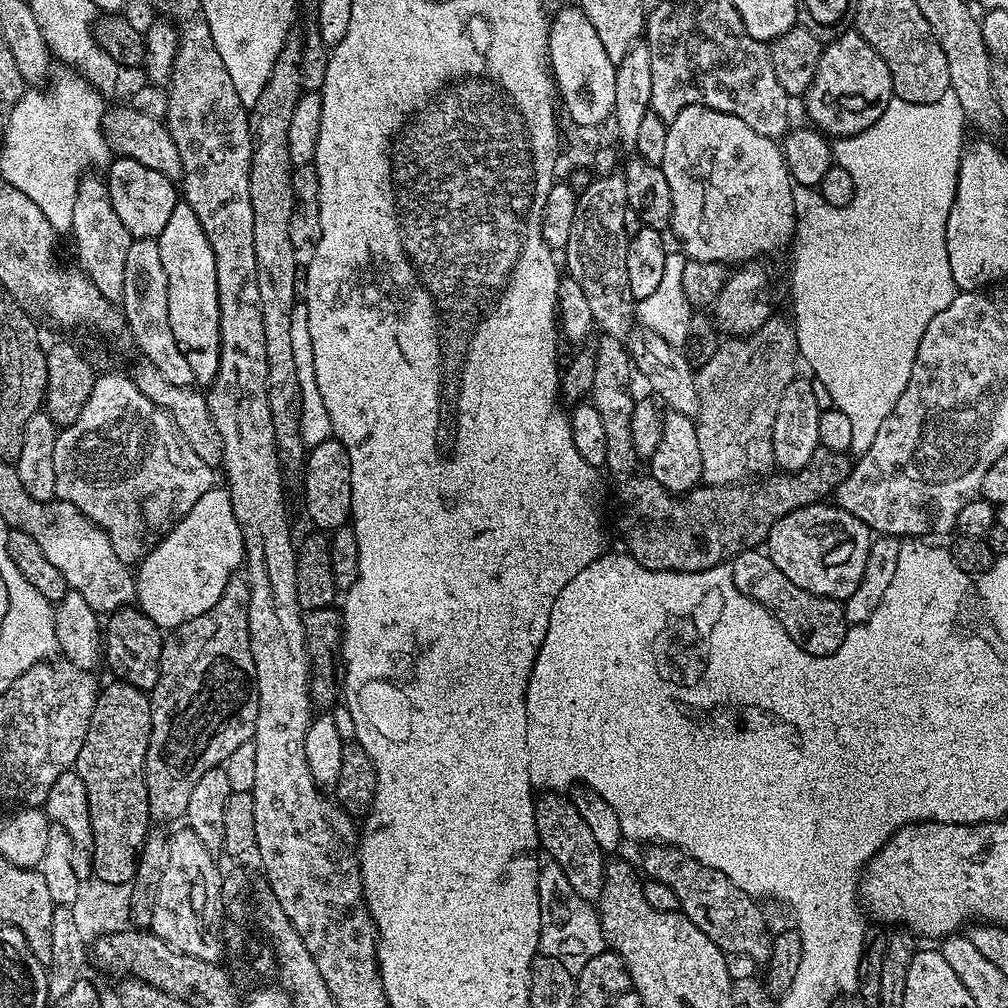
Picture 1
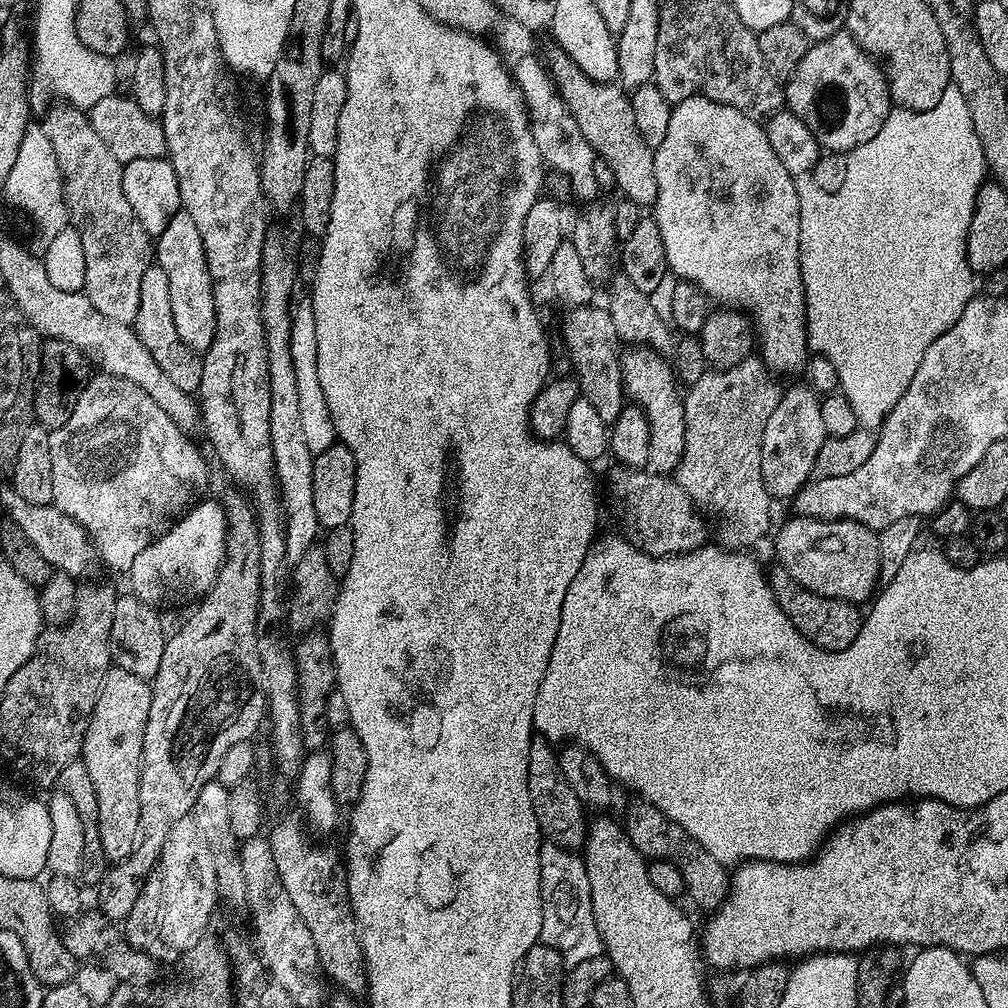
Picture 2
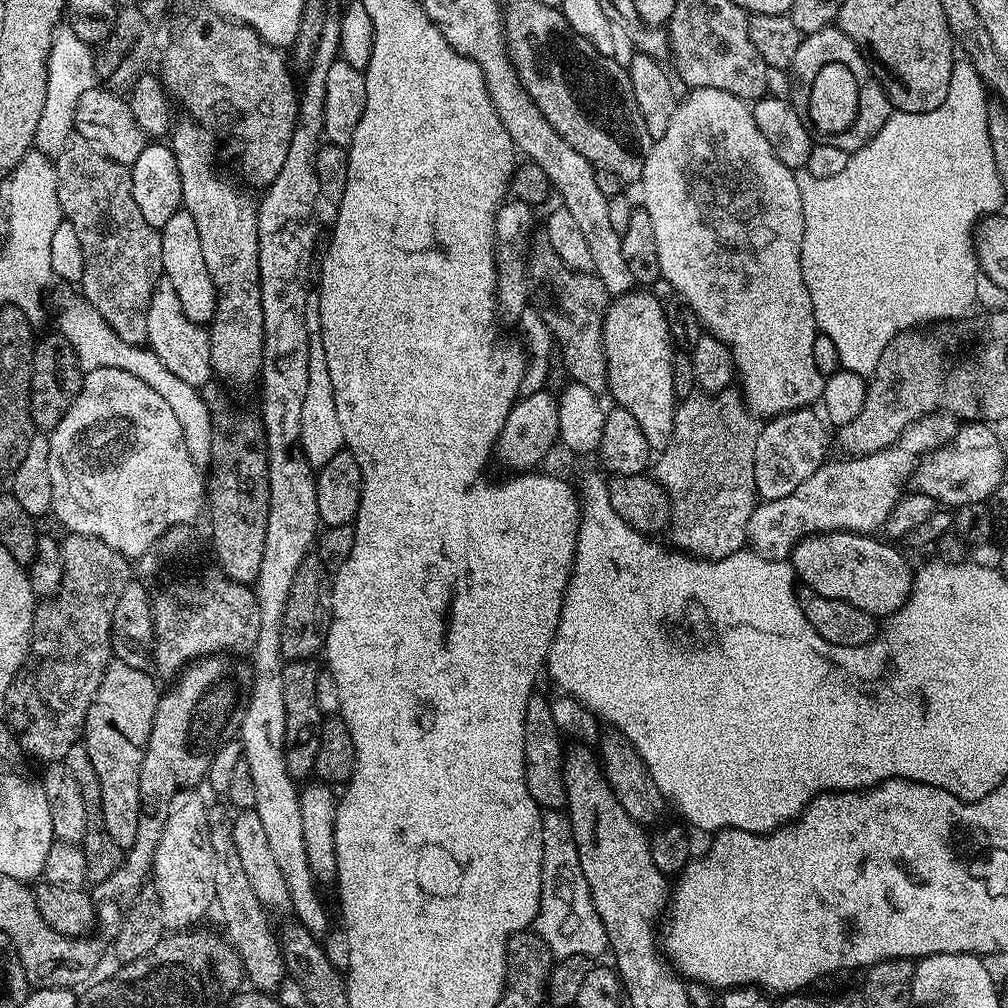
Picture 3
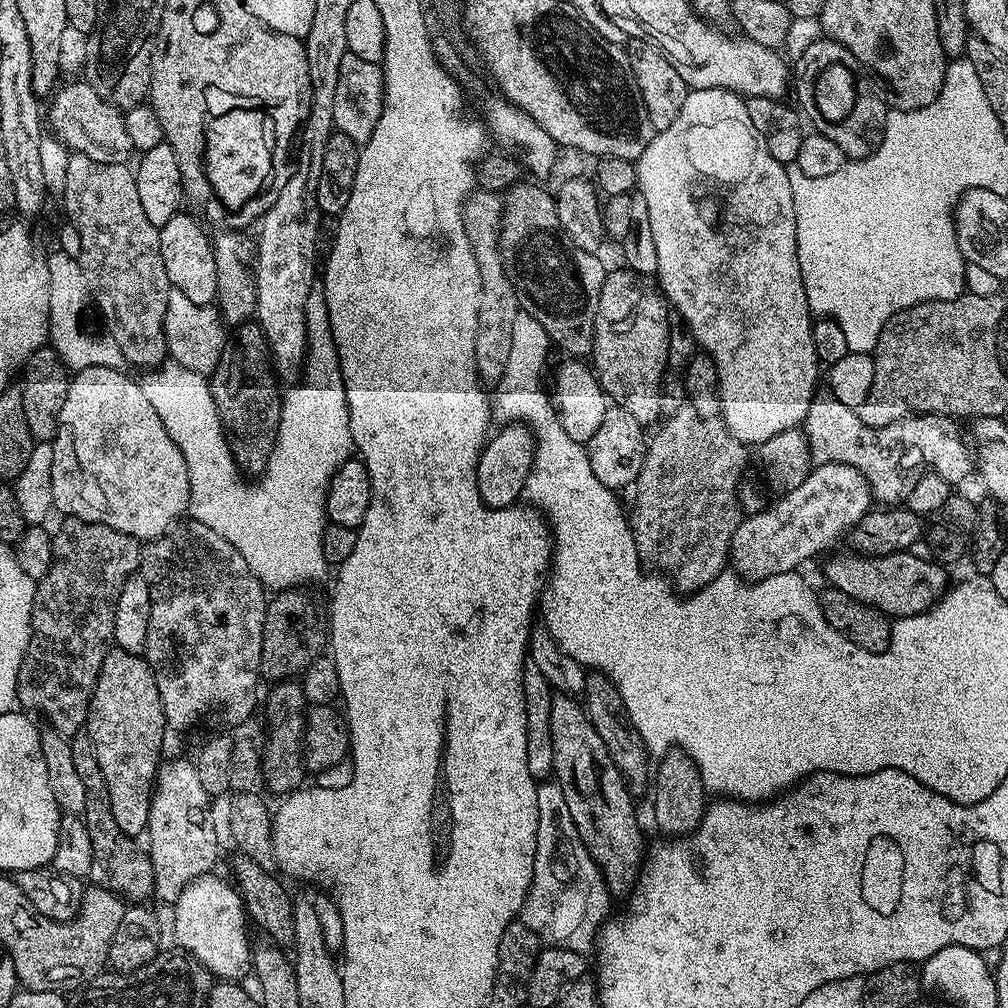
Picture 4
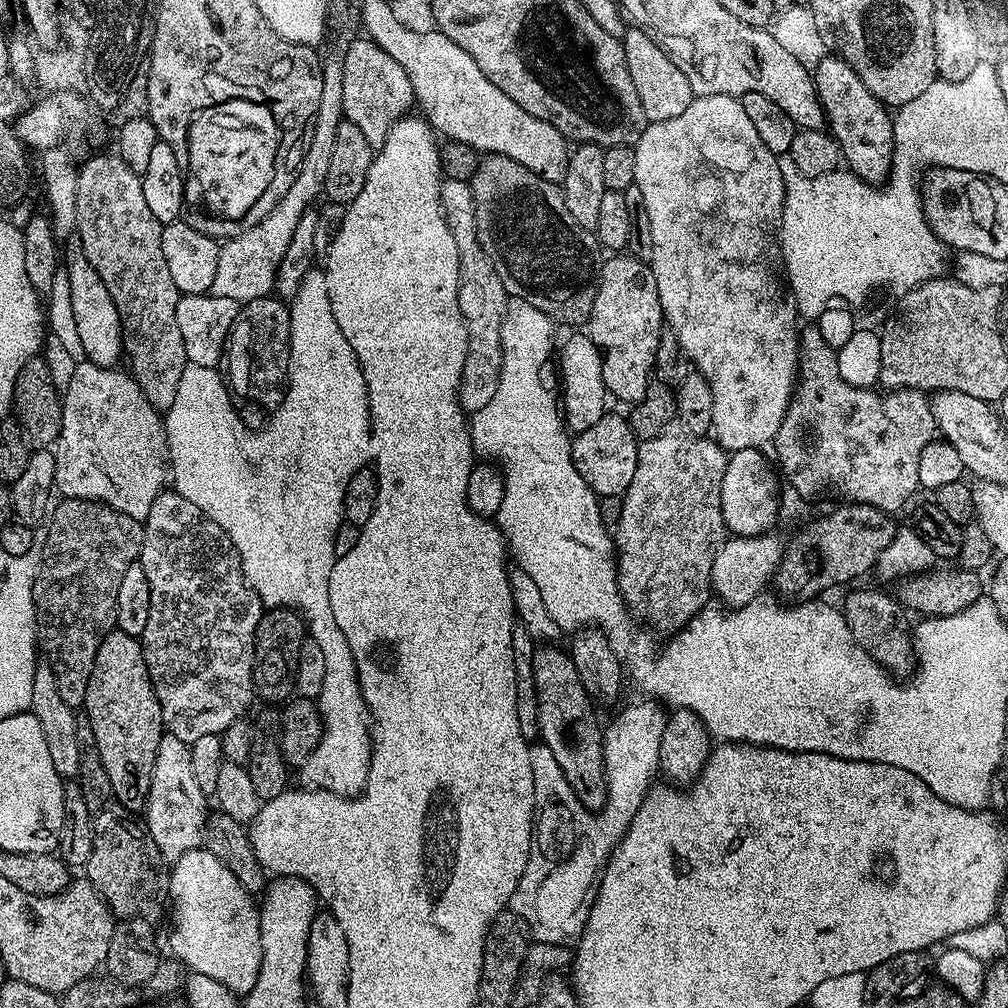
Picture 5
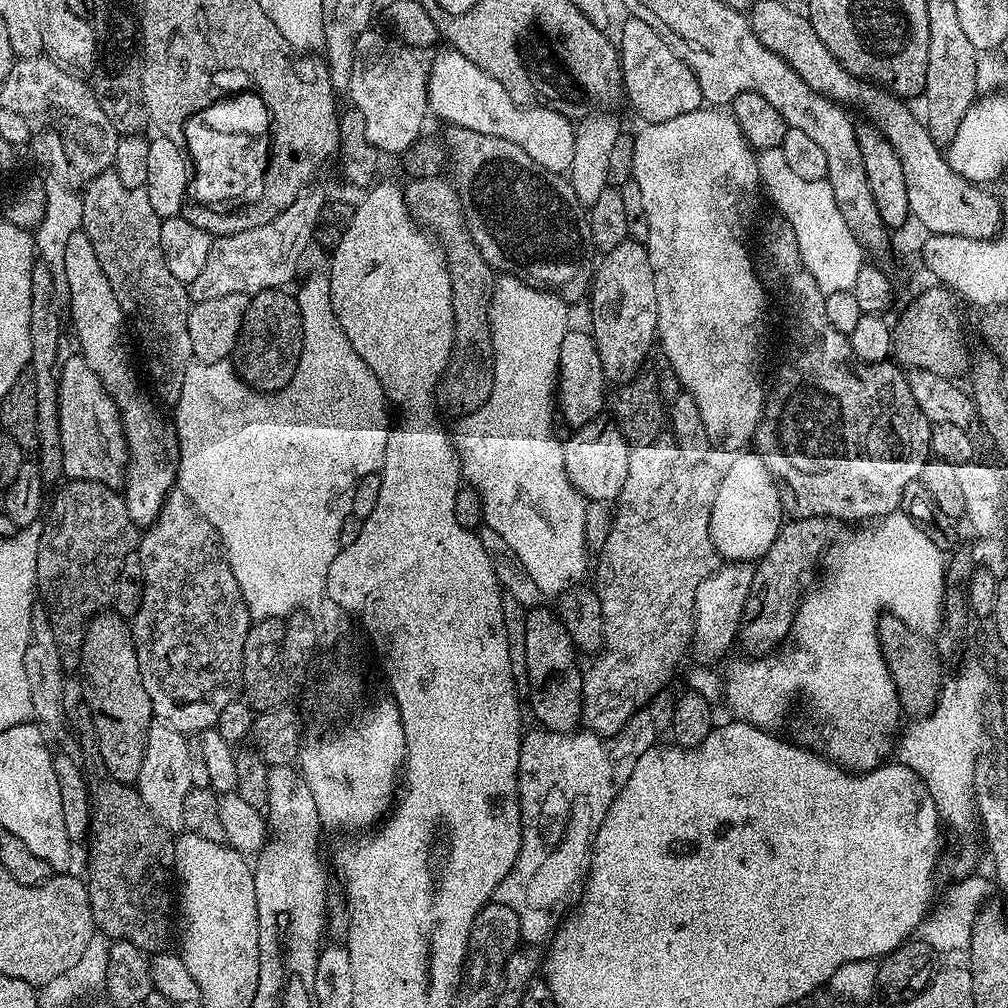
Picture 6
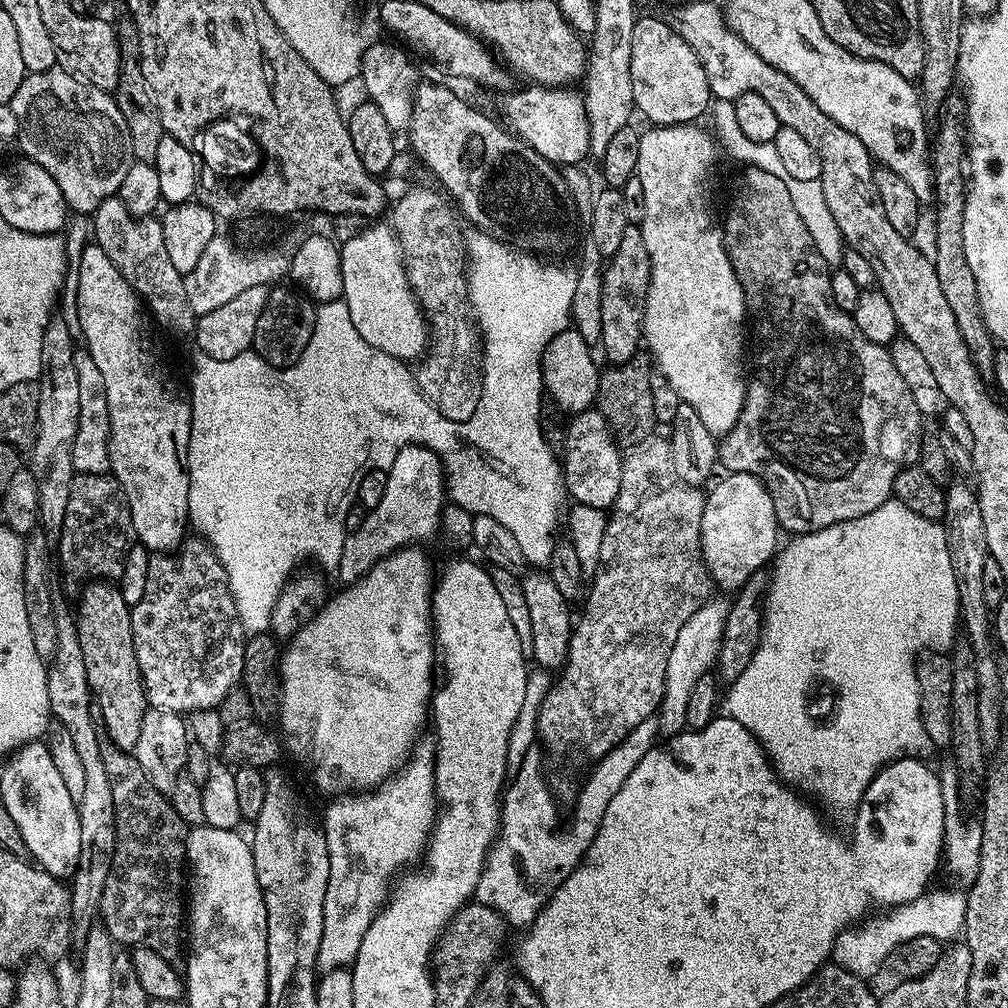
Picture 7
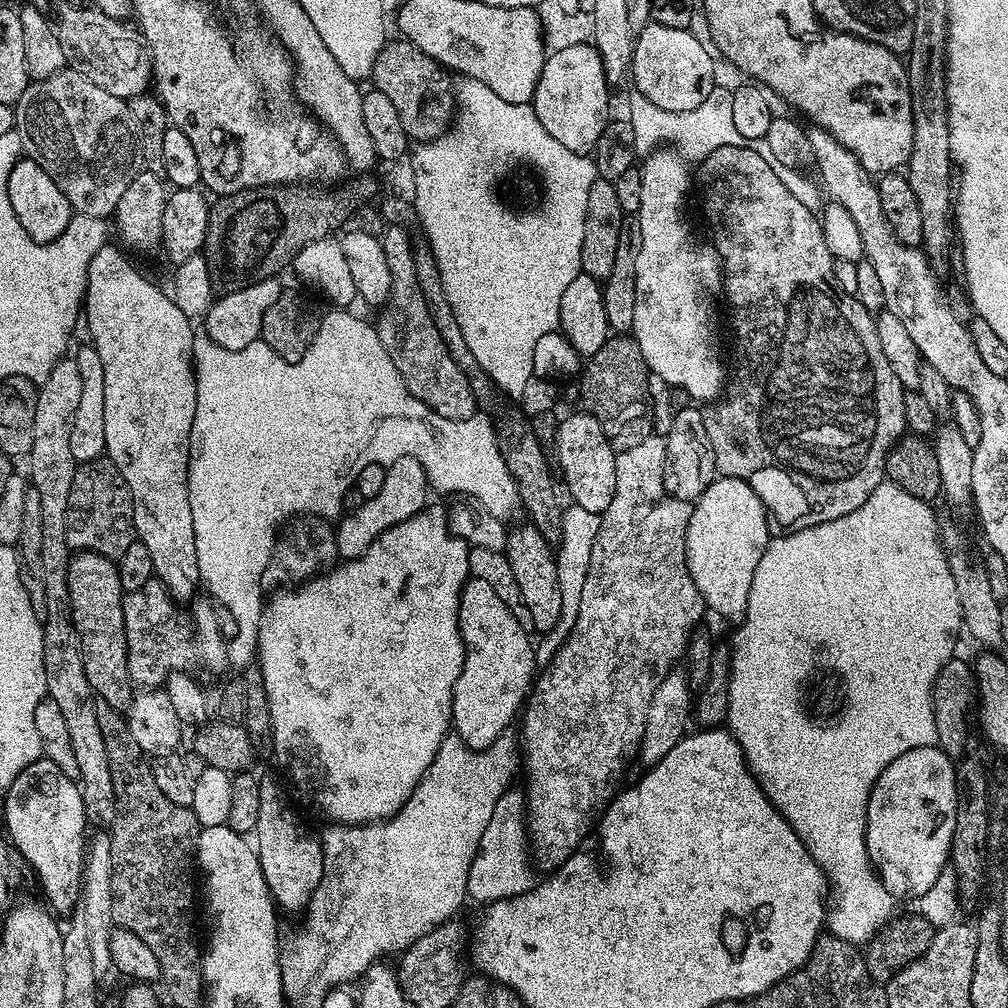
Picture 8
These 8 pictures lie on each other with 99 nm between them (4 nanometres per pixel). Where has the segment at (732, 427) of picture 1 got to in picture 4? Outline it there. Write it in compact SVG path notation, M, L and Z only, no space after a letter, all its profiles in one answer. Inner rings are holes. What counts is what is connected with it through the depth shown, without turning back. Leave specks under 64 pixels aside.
M690 406L667 417L656 430L647 441L642 470L634 485L636 501L632 504L632 512L630 508L632 537L645 565L660 574L676 572L675 583L680 583L679 587L691 594L706 587L729 563L734 530L742 519L738 485L748 464L749 449L726 430L719 416L702 418Z

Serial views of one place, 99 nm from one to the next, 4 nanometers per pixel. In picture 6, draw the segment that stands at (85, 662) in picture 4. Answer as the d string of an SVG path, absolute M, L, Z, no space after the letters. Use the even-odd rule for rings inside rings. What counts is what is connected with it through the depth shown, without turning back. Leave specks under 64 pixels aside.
M68 480L65 485L53 500L51 497L42 520L44 528L39 529L36 586L39 599L48 612L54 638L58 638L58 646L65 653L76 654L84 644L90 621L96 613L105 611L111 605L118 574L126 558L137 551L142 532L136 521L130 518L130 510L126 510L126 502L117 489L89 480Z

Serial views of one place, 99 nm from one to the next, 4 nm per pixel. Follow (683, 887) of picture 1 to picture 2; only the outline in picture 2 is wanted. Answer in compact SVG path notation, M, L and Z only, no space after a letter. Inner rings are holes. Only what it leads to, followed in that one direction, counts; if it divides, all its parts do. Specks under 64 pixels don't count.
M635 802L622 819L622 827L628 833L630 842L649 861L668 860L682 874L687 899L692 899L700 908L715 910L728 899L730 872L719 864L709 852L704 851L696 841L691 840L670 818L666 818L653 804Z

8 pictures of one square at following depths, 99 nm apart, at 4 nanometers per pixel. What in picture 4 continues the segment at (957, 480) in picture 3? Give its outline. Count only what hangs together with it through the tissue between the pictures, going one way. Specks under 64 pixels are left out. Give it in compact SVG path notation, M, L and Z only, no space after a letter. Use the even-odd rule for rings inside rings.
M818 394L810 402L810 410L806 410L802 431L816 464L854 466L854 470L866 478L873 497L884 503L881 505L896 506L907 501L918 473L925 466L938 472L952 486L966 479L971 472L973 475L974 456L965 437L964 440L960 437L956 424L955 419L925 412L888 426L871 428L862 422L857 409L842 406L842 402L830 394Z

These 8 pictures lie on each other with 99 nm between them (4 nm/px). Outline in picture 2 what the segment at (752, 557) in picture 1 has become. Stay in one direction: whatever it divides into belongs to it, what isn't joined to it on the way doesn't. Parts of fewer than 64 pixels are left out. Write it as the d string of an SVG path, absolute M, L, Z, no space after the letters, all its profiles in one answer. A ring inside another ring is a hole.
M776 566L770 572L772 592L776 596L778 606L790 618L790 622L807 639L825 652L840 652L849 648L854 638L860 636L862 612L855 604L848 600L835 600L814 594L806 590L801 584L796 584L787 576L784 569Z

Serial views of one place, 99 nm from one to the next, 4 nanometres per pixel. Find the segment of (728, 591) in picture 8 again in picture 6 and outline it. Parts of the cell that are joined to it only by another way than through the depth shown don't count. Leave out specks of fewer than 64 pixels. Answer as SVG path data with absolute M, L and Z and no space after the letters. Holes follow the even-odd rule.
M742 450L733 455L730 466L721 473L716 485L714 506L711 508L710 532L717 553L727 561L754 562L764 556L784 523L780 486L770 474L765 460L754 450Z

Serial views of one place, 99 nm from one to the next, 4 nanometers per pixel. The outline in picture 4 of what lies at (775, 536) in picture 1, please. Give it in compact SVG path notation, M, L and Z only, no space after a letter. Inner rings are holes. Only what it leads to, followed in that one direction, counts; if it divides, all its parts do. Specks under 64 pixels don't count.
M910 550L881 556L865 556L863 552L847 551L837 551L832 554L837 556L827 557L829 560L824 564L827 583L842 590L842 594L851 600L874 606L889 618L913 616L928 611L949 587L950 579L941 565L924 556L915 556Z

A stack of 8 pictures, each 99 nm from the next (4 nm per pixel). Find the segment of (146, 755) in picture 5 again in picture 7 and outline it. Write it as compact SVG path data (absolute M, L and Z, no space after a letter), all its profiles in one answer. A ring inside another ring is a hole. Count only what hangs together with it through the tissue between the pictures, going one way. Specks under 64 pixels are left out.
M88 582L83 588L80 605L74 608L74 619L82 646L82 662L86 662L88 689L98 709L103 735L123 752L132 752L138 734L142 734L142 718L150 707L134 654L132 609L115 583Z

